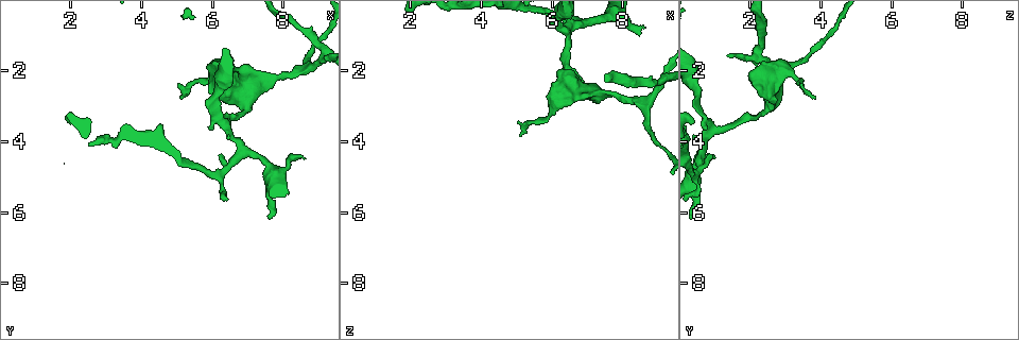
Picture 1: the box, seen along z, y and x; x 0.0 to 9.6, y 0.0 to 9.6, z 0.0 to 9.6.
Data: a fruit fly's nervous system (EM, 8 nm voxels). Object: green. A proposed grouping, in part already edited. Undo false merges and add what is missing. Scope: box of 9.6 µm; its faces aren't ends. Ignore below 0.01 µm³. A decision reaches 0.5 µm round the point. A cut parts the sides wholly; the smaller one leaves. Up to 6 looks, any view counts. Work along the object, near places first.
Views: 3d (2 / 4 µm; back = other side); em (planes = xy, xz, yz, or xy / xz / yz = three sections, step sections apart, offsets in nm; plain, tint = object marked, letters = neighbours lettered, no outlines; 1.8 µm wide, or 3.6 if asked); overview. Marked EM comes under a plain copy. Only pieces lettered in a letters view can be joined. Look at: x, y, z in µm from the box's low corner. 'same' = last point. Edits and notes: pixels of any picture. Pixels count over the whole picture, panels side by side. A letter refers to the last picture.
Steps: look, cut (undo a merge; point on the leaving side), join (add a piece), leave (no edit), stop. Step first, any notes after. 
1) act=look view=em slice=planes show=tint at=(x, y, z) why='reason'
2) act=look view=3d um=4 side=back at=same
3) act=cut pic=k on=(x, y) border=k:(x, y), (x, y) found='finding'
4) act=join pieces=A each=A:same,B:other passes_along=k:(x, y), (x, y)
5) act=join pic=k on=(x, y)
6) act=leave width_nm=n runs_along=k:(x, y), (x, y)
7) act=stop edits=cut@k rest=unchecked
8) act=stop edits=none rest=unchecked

act=look view=3d um=2 at=(5.95, 3.55, 0.75) why='an open end'

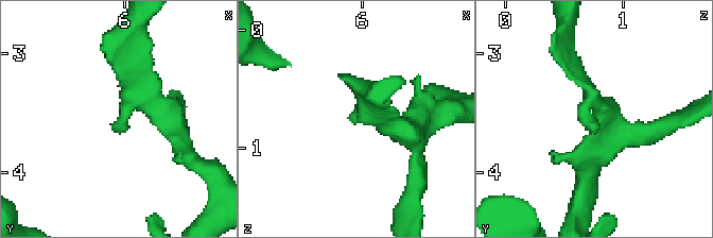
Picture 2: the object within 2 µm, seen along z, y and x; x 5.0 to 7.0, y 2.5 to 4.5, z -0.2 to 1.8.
act=look view=em um=3.6 slice=yz step=8 show=tint at=(5.92, 3.64, 0.80) why='need the tissue'

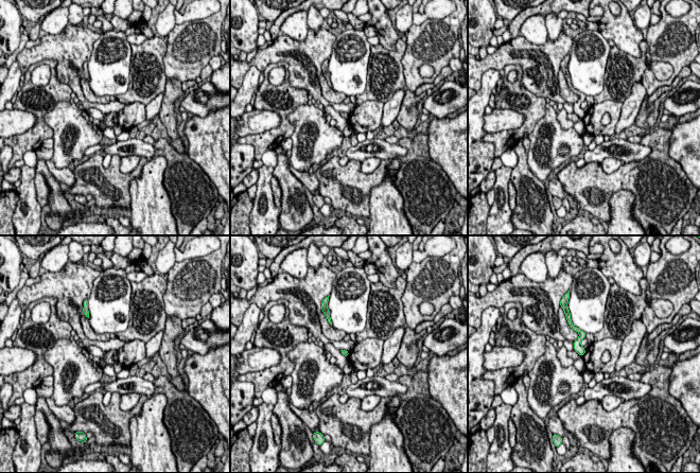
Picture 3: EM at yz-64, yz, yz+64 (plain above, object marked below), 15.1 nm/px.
act=look view=em um=3.6 slice=xy step=8 show=letters at=same why='another direction'

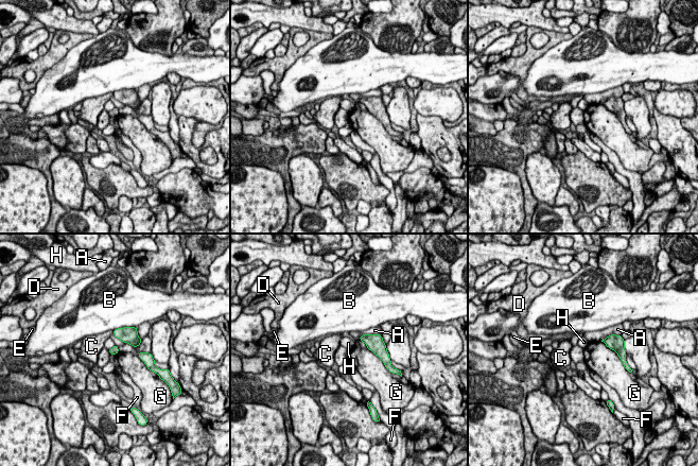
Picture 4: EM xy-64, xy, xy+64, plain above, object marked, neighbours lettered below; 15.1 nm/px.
act=leave each=A:other,B:other,C:other,D:other,E:other,F:other,G:other,H:other border=4:(600, 341), (616, 354), (622, 363) found='no lettered piece goes on from it'

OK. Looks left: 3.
act=look view=em slice=planes show=tint at=(6.75, 3.20, 2.25) why='thick turns thin'

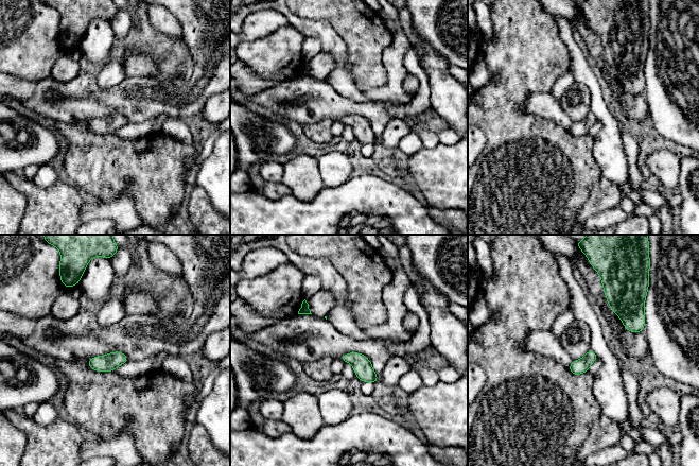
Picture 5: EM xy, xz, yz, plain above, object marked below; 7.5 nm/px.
act=look view=em slice=planes show=letters at=same

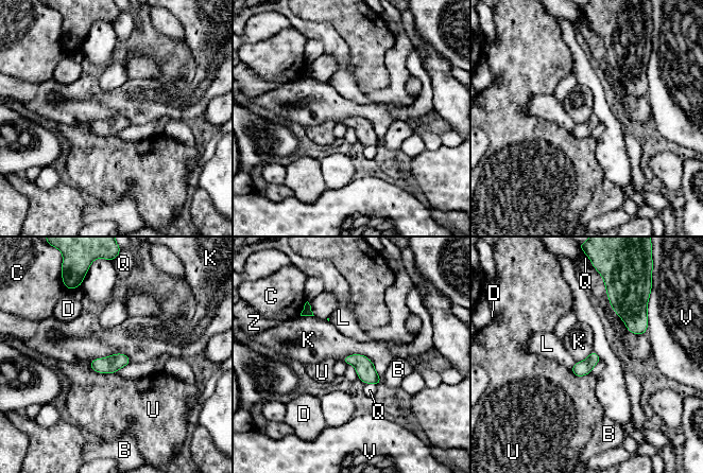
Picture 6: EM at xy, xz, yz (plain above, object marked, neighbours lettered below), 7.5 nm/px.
act=leave each=B:other,C:other,D:other,K:other,L:other,Q:other,U:other,V:other,Z:other border=6:(341, 358), (363, 354), (380, 378) found='continuous, no second neuron'

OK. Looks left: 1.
act=stop edits=none rest=unchecked

